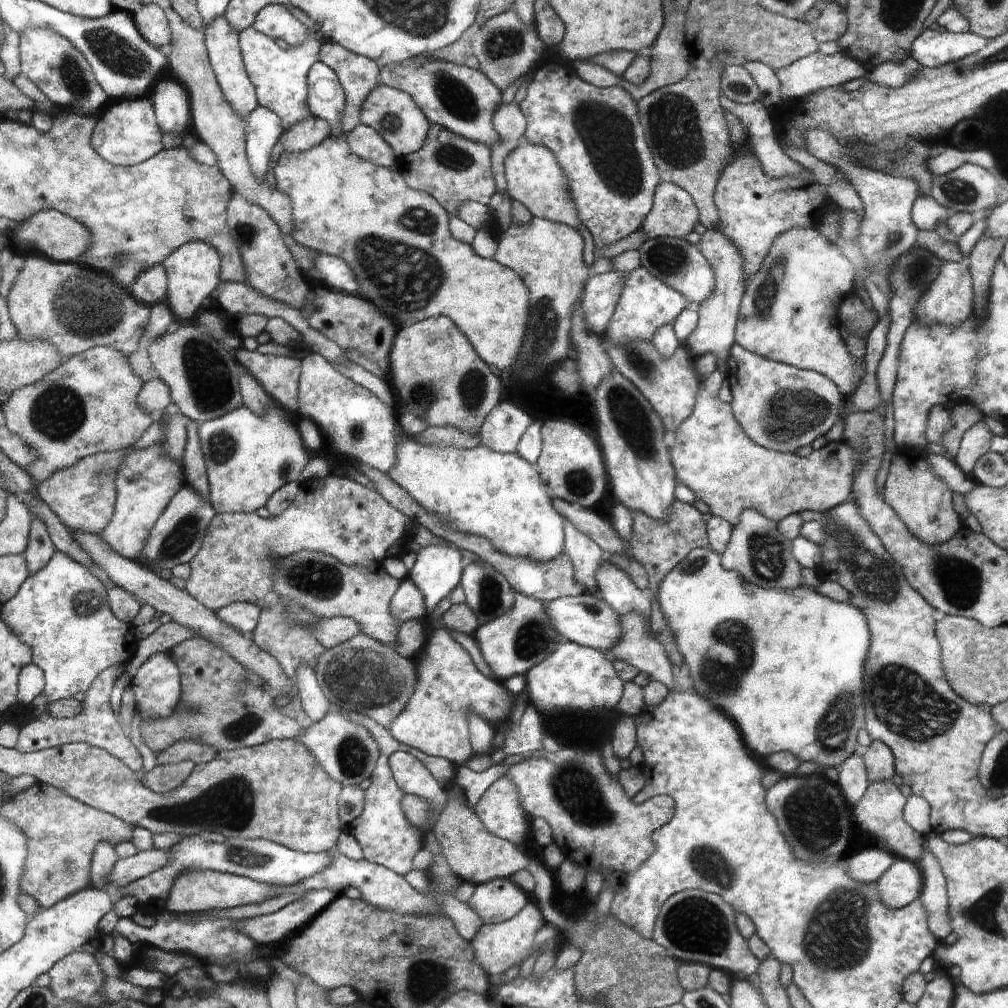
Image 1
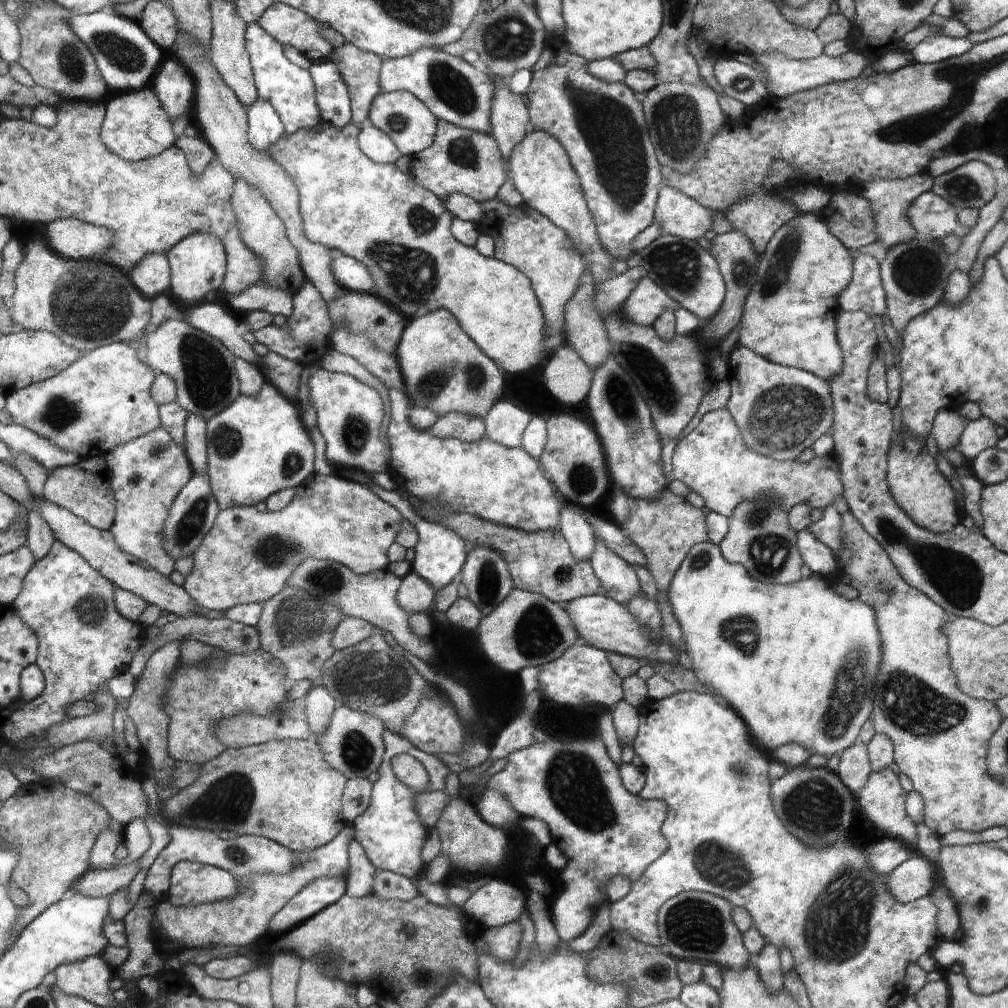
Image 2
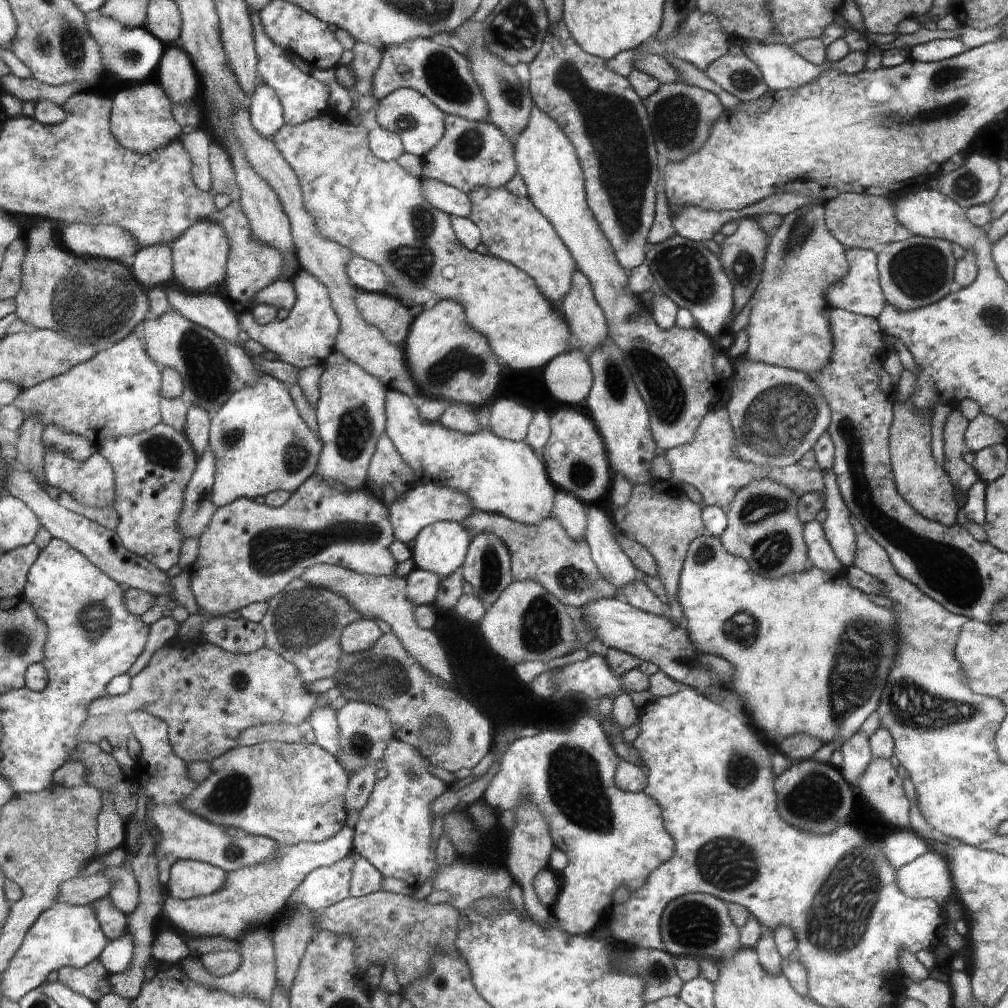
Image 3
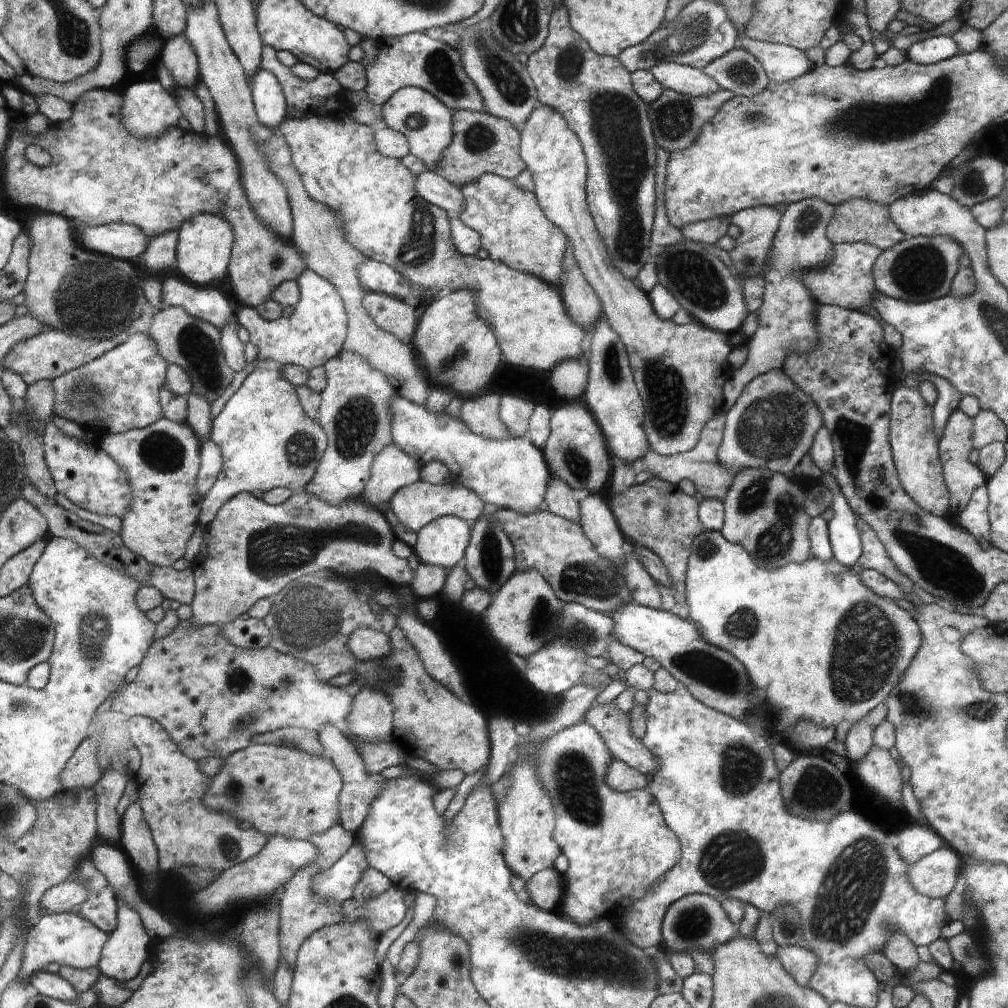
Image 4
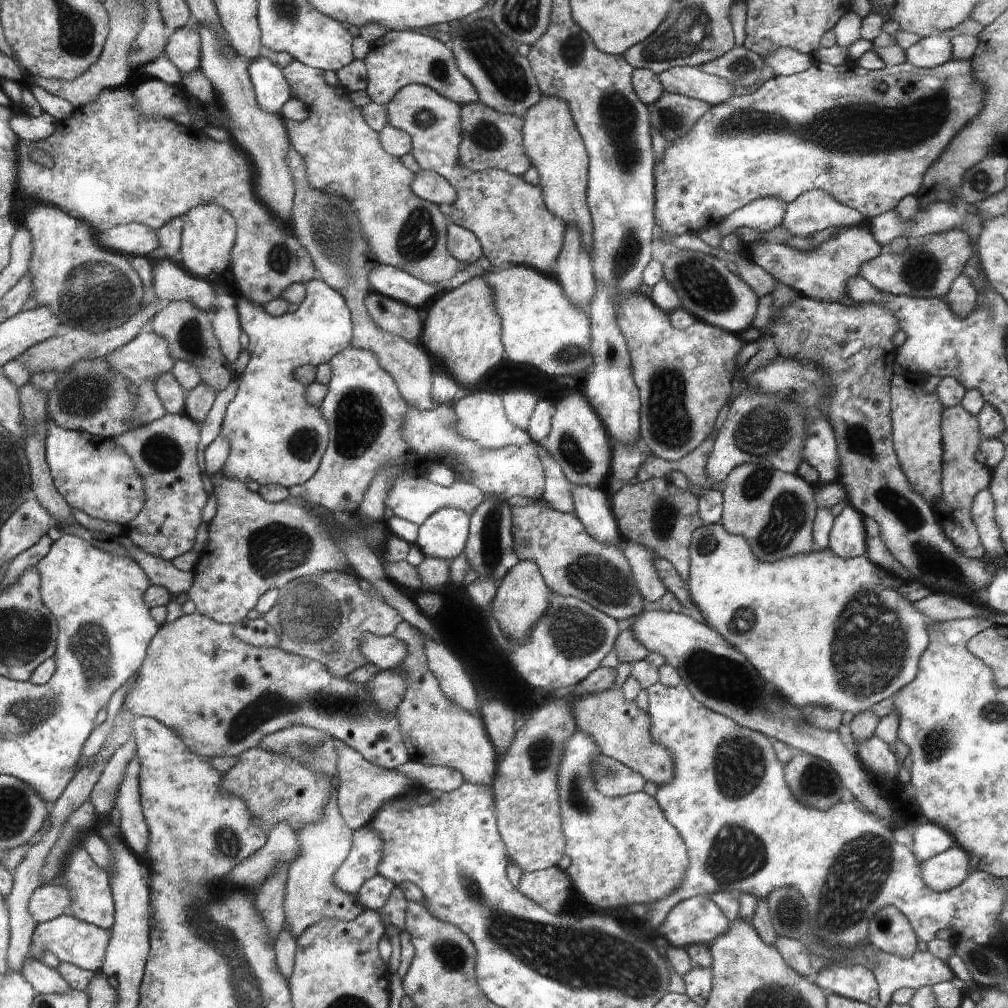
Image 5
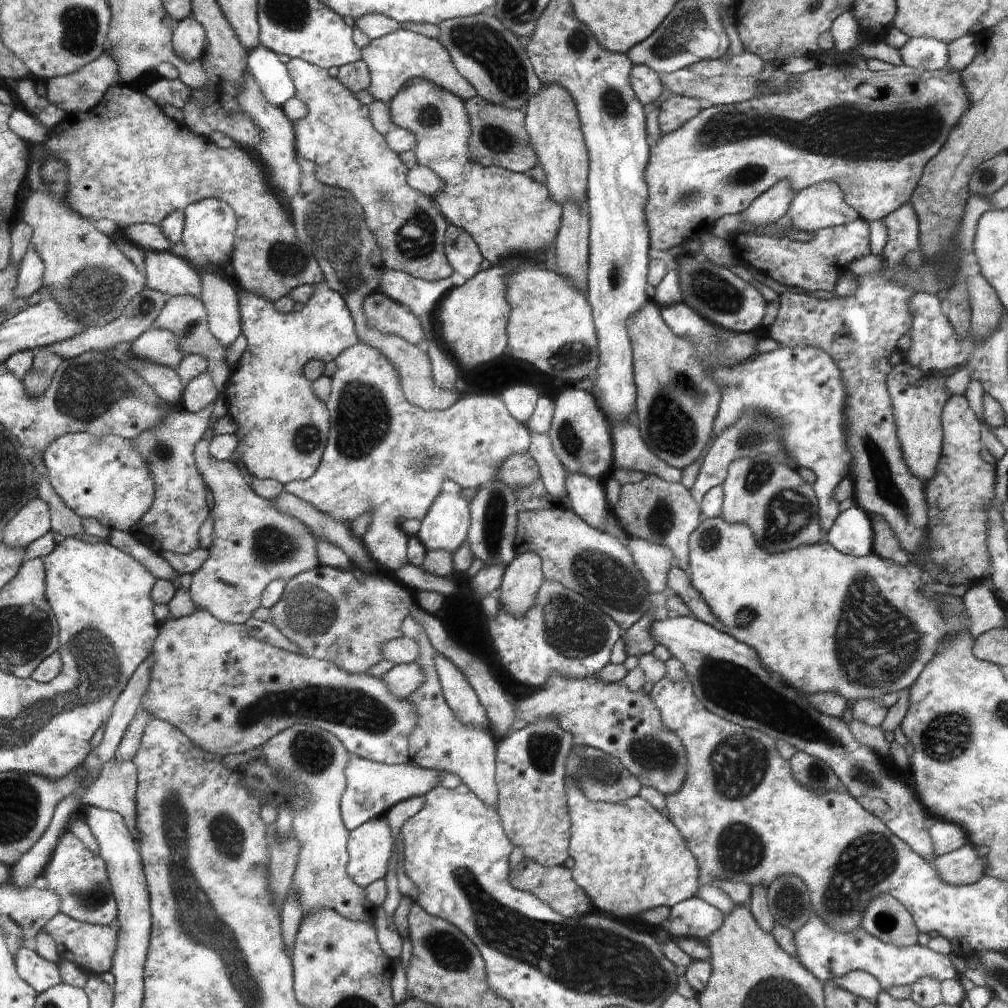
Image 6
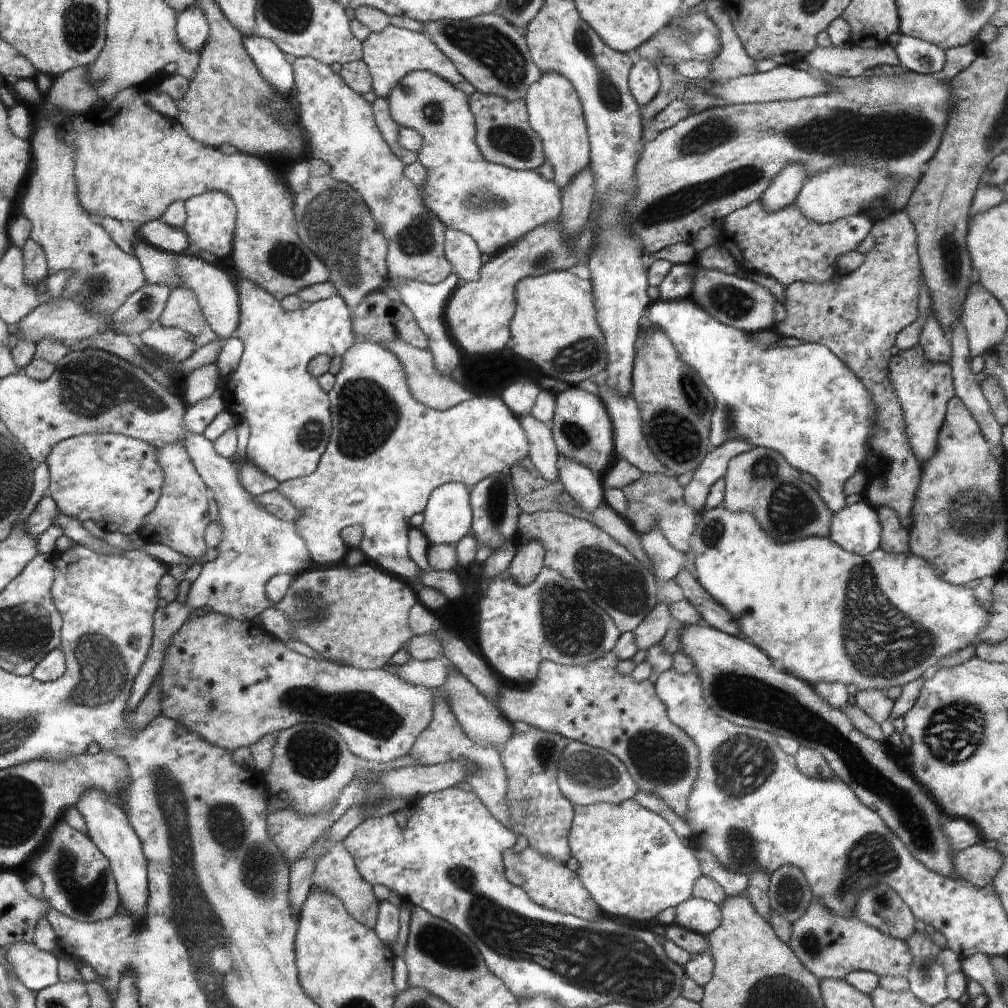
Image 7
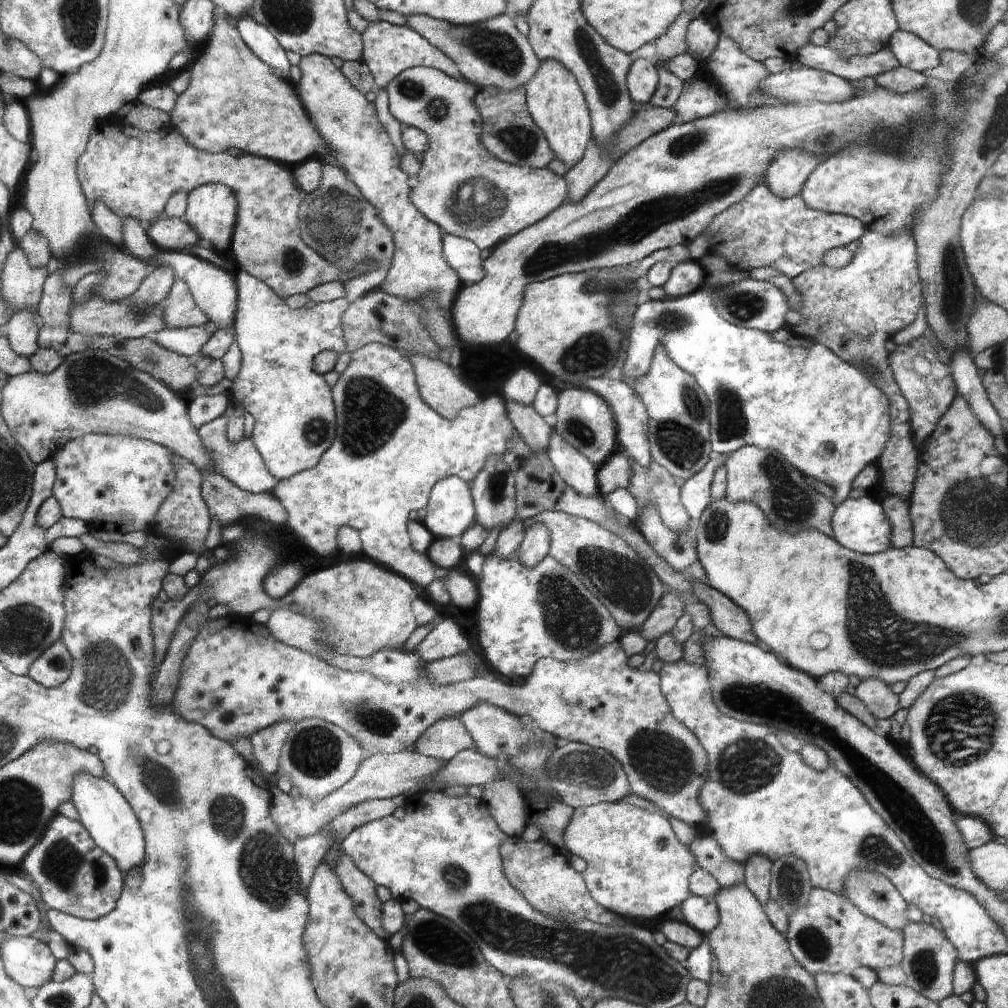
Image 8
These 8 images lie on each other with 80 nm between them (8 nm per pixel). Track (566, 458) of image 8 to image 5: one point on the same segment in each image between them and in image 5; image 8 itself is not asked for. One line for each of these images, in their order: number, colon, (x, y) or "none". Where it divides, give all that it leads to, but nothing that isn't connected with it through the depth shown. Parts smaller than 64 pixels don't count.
5: (592, 505)
6: (587, 498)
7: (581, 482)

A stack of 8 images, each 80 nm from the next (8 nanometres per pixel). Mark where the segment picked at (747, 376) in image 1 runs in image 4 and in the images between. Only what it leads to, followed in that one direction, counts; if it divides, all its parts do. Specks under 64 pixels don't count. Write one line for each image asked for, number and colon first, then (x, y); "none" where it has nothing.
2: (781, 411)
3: (778, 414)
4: (772, 424)

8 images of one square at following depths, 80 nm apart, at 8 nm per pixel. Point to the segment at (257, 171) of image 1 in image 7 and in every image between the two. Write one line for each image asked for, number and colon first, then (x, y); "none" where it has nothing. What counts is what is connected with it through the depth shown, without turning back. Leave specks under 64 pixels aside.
2: (265, 126)
3: (265, 108)
4: (271, 106)
5: (272, 89)
6: (265, 67)
7: (269, 57)

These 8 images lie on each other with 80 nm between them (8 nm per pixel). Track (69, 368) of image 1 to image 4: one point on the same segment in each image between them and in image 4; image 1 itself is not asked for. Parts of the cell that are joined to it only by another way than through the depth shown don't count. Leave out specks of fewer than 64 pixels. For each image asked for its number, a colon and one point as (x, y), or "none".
2: (103, 399)
3: (116, 393)
4: (129, 378)

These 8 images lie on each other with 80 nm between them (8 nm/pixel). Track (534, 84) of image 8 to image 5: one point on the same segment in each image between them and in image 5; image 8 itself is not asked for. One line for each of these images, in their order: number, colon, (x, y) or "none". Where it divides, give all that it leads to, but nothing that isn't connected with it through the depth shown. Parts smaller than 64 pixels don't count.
5: (552, 141)
6: (552, 121)
7: (555, 111)

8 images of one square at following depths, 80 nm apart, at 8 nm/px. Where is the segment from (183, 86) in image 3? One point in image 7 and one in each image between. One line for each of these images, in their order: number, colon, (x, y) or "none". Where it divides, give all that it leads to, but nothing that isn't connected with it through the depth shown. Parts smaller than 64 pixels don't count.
4: (177, 53)
5: (184, 48)
6: (189, 35)
7: (193, 29)

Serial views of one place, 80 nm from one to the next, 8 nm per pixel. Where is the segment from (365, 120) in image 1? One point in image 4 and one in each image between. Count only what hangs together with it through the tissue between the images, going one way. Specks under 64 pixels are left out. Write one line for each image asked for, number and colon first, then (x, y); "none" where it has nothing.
2: (405, 118)
3: (420, 124)
4: (428, 124)

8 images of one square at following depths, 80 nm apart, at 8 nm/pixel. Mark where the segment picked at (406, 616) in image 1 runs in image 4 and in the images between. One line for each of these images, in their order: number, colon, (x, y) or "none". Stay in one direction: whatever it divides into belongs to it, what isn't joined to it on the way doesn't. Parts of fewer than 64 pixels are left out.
2: (415, 595)
3: (422, 586)
4: (428, 582)

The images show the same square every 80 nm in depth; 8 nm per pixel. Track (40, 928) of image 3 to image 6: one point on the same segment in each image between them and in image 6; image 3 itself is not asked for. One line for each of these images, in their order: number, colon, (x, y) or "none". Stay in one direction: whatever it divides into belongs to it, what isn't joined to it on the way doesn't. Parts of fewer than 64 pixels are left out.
4: (68, 939)
5: (83, 944)
6: (92, 947)

